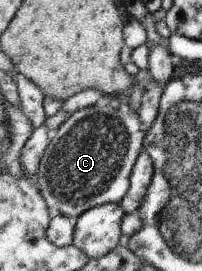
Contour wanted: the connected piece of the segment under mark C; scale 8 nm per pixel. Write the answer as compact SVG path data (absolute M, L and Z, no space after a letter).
M103 95L93 106L75 111L69 120L56 130L53 139L45 148L35 178L44 200L56 214L79 217L79 214L83 215L90 208L107 203L121 203L131 190L132 168L143 150L147 133L138 114L133 114L125 106L113 109L108 104L109 100L109 96Z

